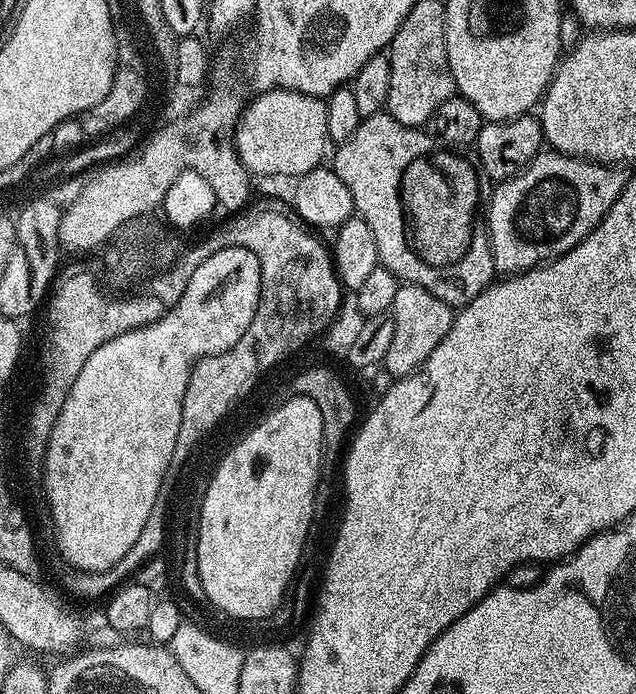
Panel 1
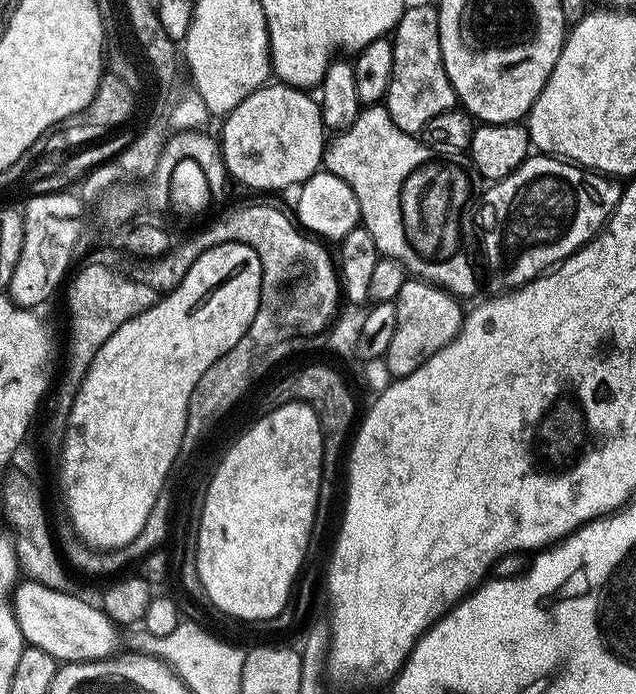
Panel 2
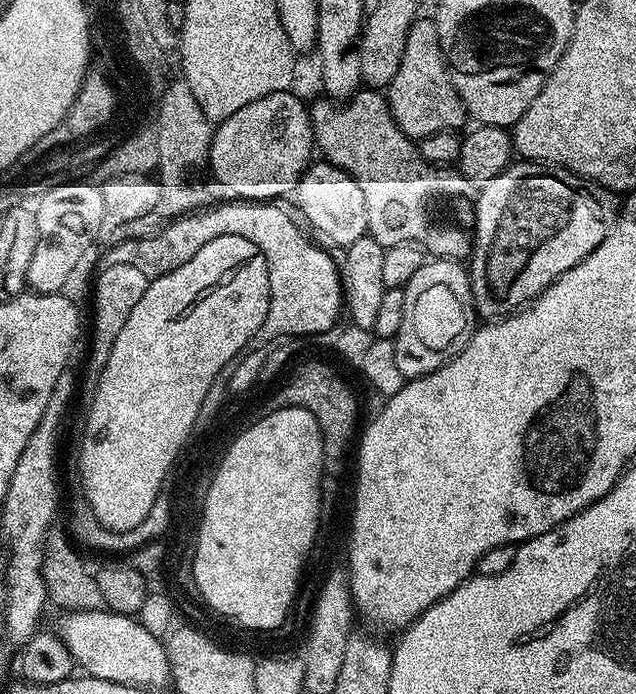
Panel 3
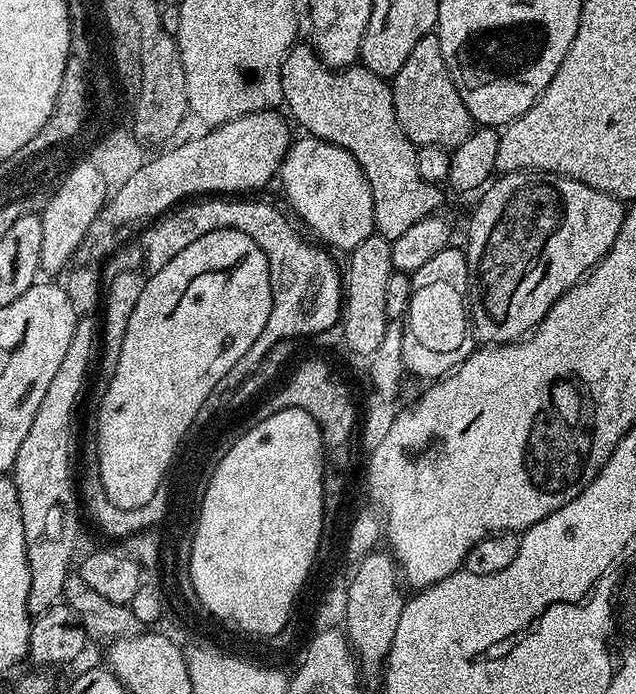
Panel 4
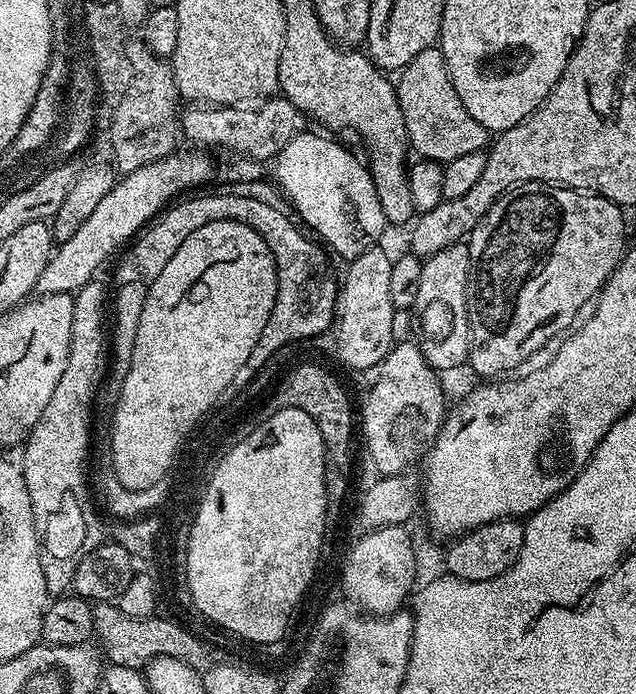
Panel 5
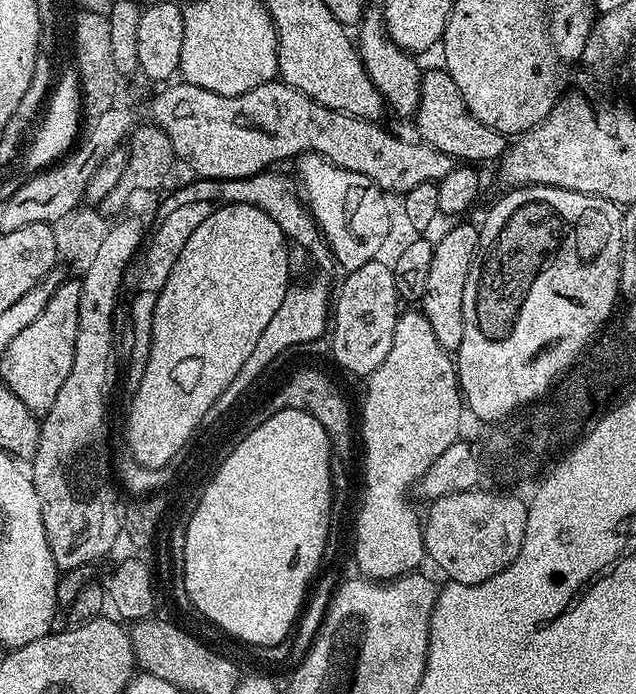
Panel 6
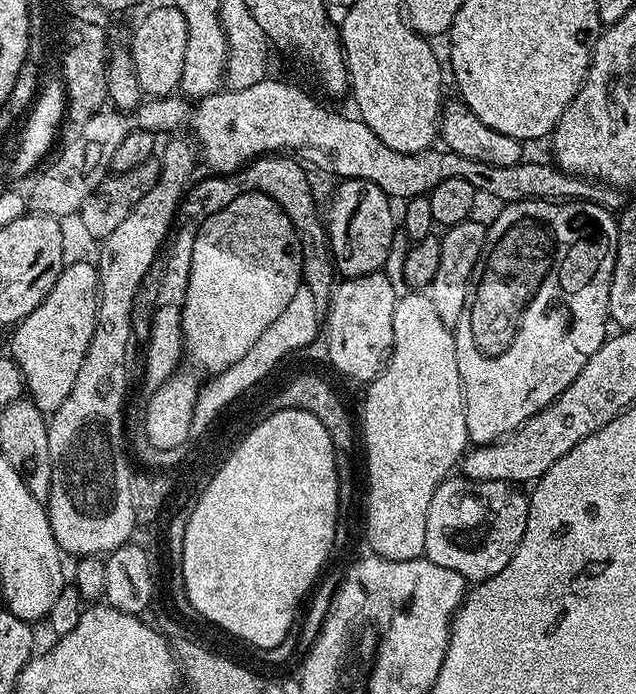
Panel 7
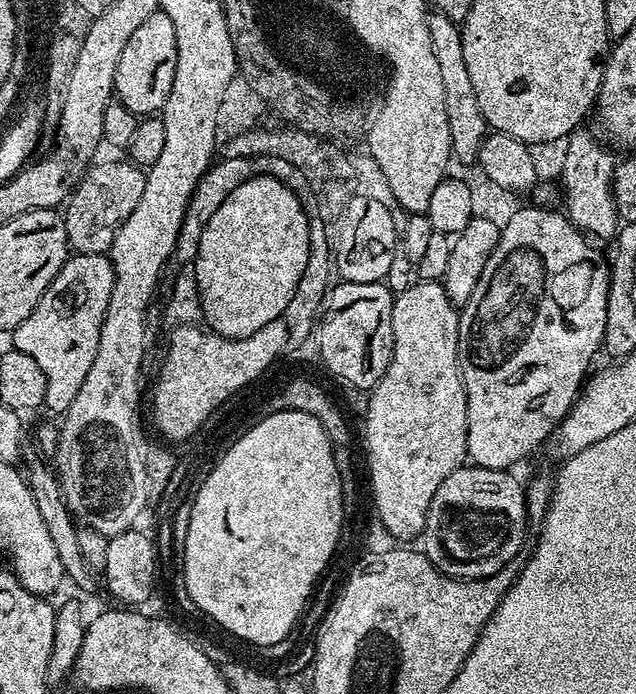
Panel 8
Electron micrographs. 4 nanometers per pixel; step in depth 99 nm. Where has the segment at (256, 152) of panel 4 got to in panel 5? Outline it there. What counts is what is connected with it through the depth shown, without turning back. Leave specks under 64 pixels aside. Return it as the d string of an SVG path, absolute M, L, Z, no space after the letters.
M175 152L150 166L123 175L111 188L109 194L98 202L97 209L90 214L82 226L67 240L61 241L49 258L45 270L39 275L35 286L37 295L50 293L76 293L89 283L98 268L120 246L125 247L153 217L159 215L184 190L204 183L212 174L212 164L202 152Z

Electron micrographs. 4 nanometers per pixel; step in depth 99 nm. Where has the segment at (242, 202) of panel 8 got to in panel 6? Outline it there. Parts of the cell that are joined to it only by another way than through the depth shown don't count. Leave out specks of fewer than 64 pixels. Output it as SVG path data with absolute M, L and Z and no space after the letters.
M221 204L213 207L210 218L190 234L174 270L168 272L165 286L156 298L152 345L142 374L141 386L127 405L127 451L140 457L145 464L162 464L172 455L191 432L192 424L200 419L202 406L210 398L226 390L238 370L250 358L262 330L270 326L270 318L282 306L290 283L288 250L290 241L274 219L258 206L246 204Z

